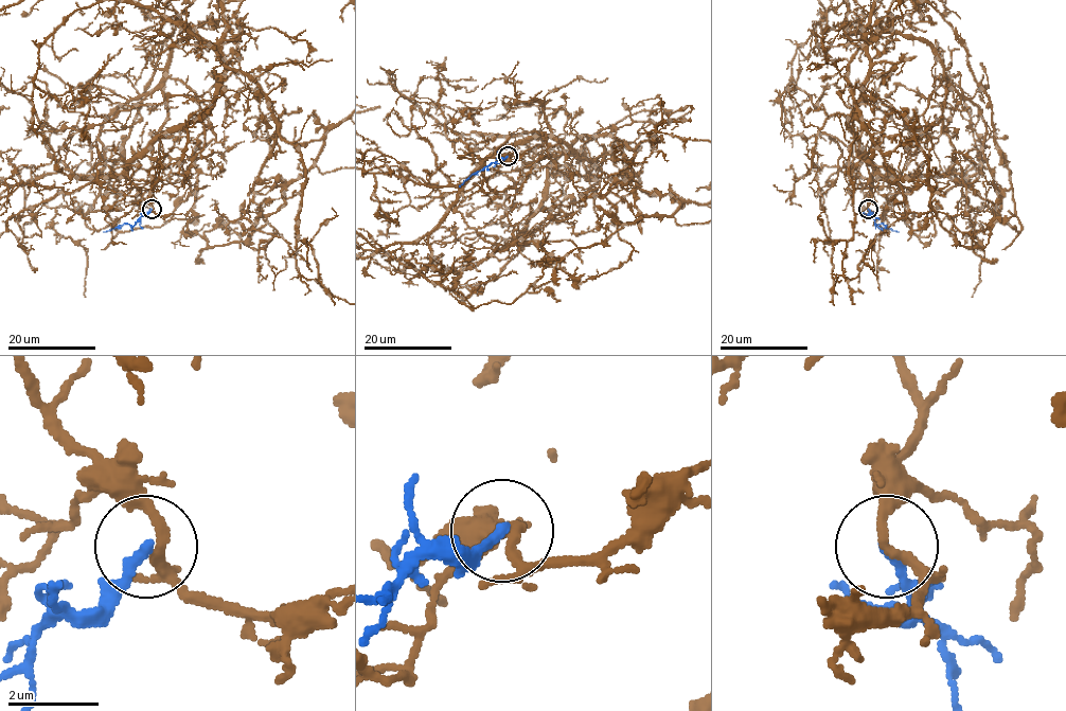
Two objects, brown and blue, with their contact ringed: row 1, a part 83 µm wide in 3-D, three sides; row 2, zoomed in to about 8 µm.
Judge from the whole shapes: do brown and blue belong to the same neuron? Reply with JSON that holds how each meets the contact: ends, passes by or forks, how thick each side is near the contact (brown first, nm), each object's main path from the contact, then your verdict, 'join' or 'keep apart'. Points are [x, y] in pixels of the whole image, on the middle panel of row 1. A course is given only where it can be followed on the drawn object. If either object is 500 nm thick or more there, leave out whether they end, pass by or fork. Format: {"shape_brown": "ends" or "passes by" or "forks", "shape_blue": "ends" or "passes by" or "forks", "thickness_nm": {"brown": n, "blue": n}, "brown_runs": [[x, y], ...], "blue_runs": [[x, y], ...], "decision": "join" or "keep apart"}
{"shape_brown": "forks", "shape_blue": "ends", "thickness_nm": {"brown": 170, "blue": 220}, "brown_runs": [[508, 157], [482, 162], [545, 136], [580, 157], [455, 272], [459, 301], [513, 303], [566, 263]], "blue_runs": [[508, 156], [473, 174], [459, 187]], "decision": "keep apart"}

